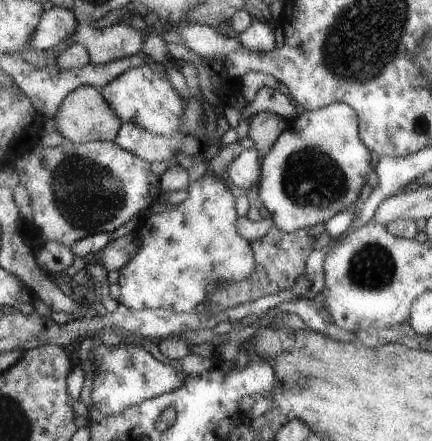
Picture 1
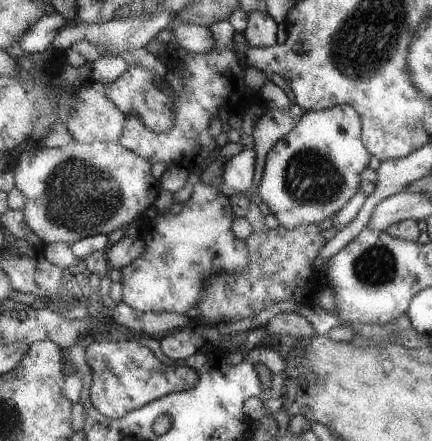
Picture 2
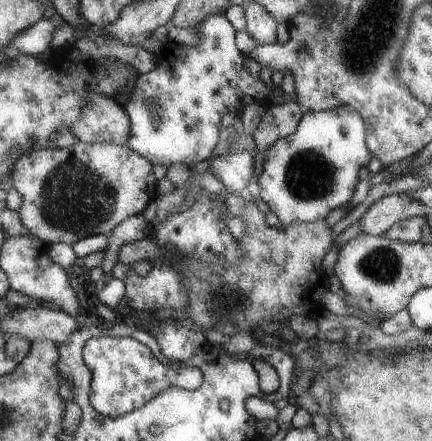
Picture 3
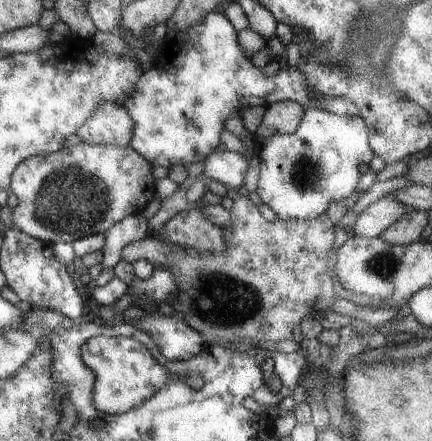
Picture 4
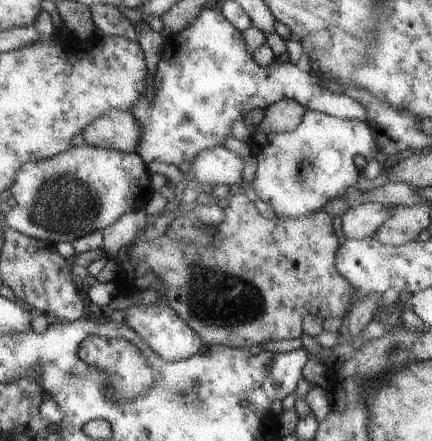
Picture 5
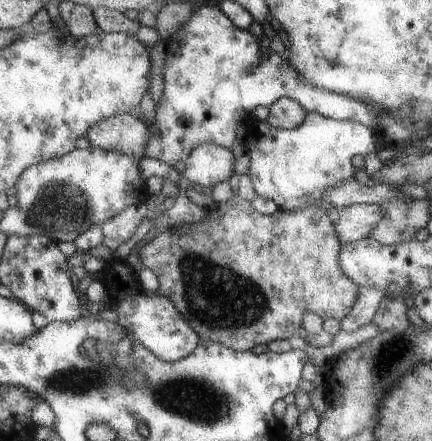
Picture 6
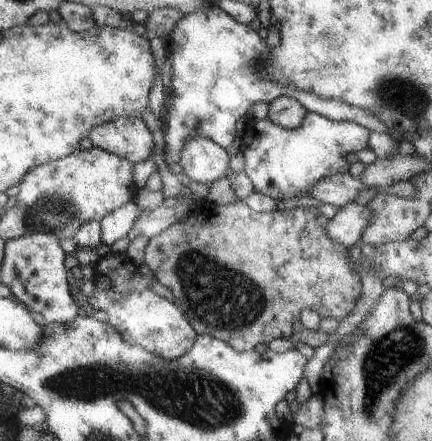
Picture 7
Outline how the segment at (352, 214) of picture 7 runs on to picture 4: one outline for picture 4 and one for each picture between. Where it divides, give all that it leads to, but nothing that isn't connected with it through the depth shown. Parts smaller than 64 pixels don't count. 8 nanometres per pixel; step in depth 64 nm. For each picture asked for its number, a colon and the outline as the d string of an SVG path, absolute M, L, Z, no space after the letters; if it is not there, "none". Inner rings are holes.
4: M379 200L375 204L369 204L363 208L359 216L355 216L353 224L349 224L345 230L349 236L361 236L361 238L379 238L387 228L391 228L399 218L403 218L409 210L403 202L395 200Z
5: M355 204L341 216L341 232L347 240L373 238L391 214L393 210L385 204Z
6: M353 204L345 210L339 210L339 220L333 228L339 240L347 246L365 240L381 220L383 212L377 204Z

